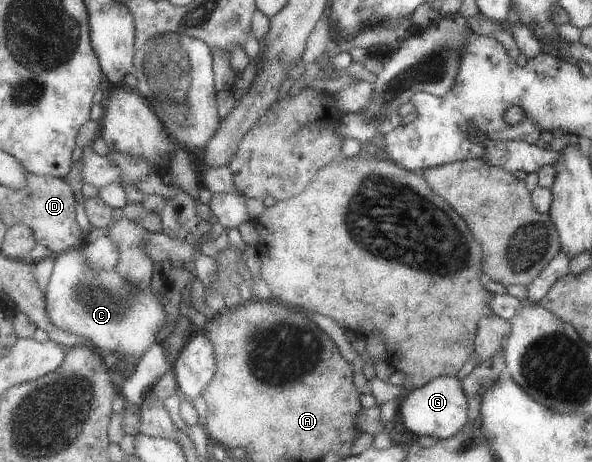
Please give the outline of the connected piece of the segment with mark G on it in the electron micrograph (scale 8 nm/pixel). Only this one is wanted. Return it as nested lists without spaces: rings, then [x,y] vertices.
[[[446,374],[409,391],[407,396],[399,400],[397,411],[406,431],[418,436],[434,436],[441,440],[454,435],[466,423],[466,397],[456,376]]]

